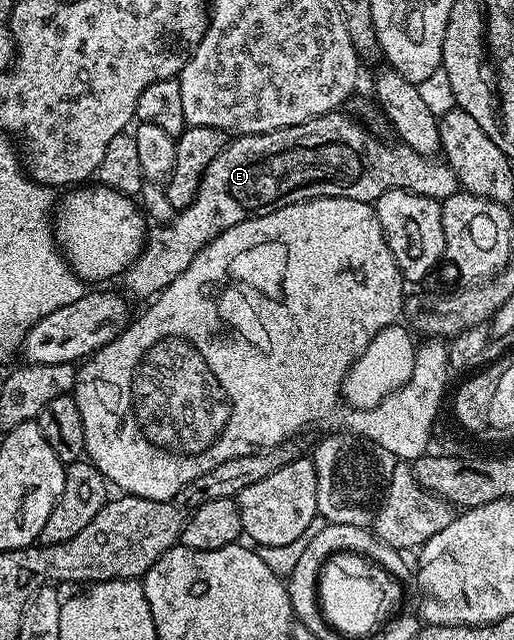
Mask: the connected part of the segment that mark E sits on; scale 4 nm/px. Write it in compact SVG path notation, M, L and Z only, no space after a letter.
M343 112L321 114L318 118L308 120L304 124L280 128L279 130L273 130L267 134L244 134L235 137L233 140L227 141L226 146L220 152L220 156L216 156L216 160L212 160L212 164L208 164L208 168L204 172L202 182L199 184L198 191L192 202L184 207L184 209L177 211L168 224L155 225L153 229L147 233L146 244L142 247L142 255L126 269L125 274L121 275L120 282L126 285L127 291L125 290L125 293L127 295L135 294L138 298L146 298L145 300L153 299L165 286L172 284L172 280L176 280L176 276L180 276L180 272L184 272L184 268L188 268L188 264L192 264L192 260L196 260L198 253L201 252L209 242L216 240L216 236L228 232L228 228L232 228L244 220L271 214L280 208L291 206L297 202L307 202L313 198L347 198L348 200L360 200L361 202L373 204L377 202L380 196L384 196L384 192L388 192L389 190L407 190L413 194L435 198L437 202L442 203L448 196L459 193L460 187L456 172L452 172L452 168L446 161L439 160L437 157L429 154L421 154L407 146L395 144L393 141L391 141L392 143L381 142L381 140L378 139L379 135L374 132L368 132L367 127L363 125L361 121L355 120L349 113L347 113L348 115L342 113Z

